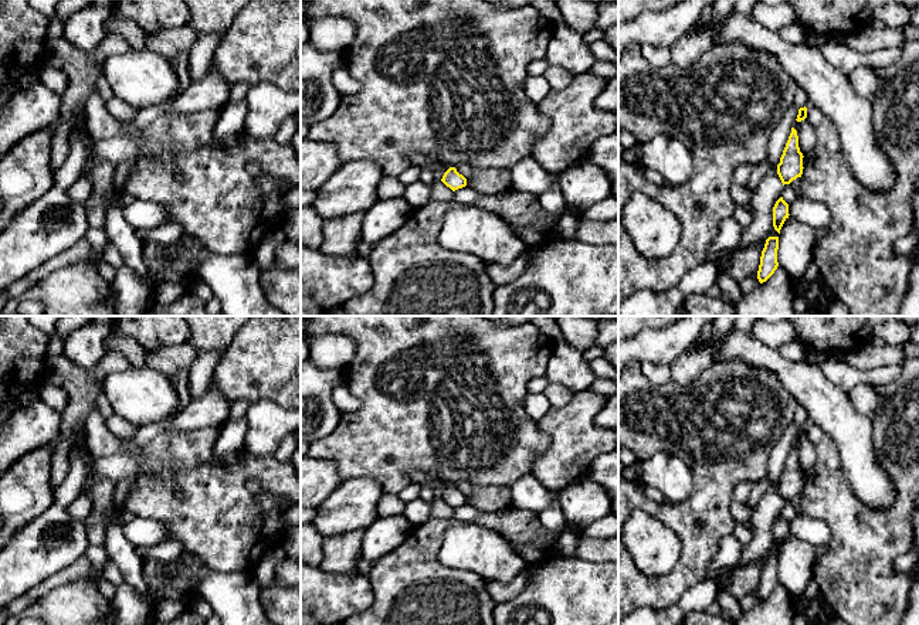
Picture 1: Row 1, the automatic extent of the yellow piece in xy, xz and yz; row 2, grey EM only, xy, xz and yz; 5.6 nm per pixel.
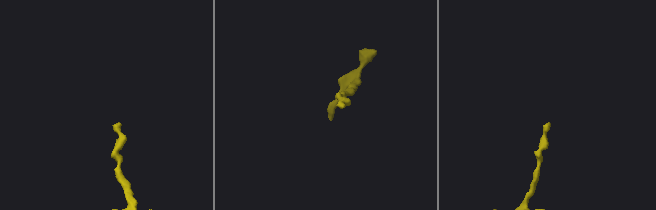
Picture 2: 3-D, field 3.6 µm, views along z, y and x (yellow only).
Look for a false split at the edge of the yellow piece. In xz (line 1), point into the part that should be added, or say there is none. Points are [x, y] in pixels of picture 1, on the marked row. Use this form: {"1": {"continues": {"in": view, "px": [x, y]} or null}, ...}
{"1": {"continues": null}}

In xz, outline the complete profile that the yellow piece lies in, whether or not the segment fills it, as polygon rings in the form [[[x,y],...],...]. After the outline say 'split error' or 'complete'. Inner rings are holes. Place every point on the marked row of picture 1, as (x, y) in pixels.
[[[450,167],[444,173],[441,181],[447,187],[450,187],[452,191],[455,191],[455,190],[462,188],[462,187],[467,186],[467,179],[462,174],[460,174],[455,167]]] | complete

